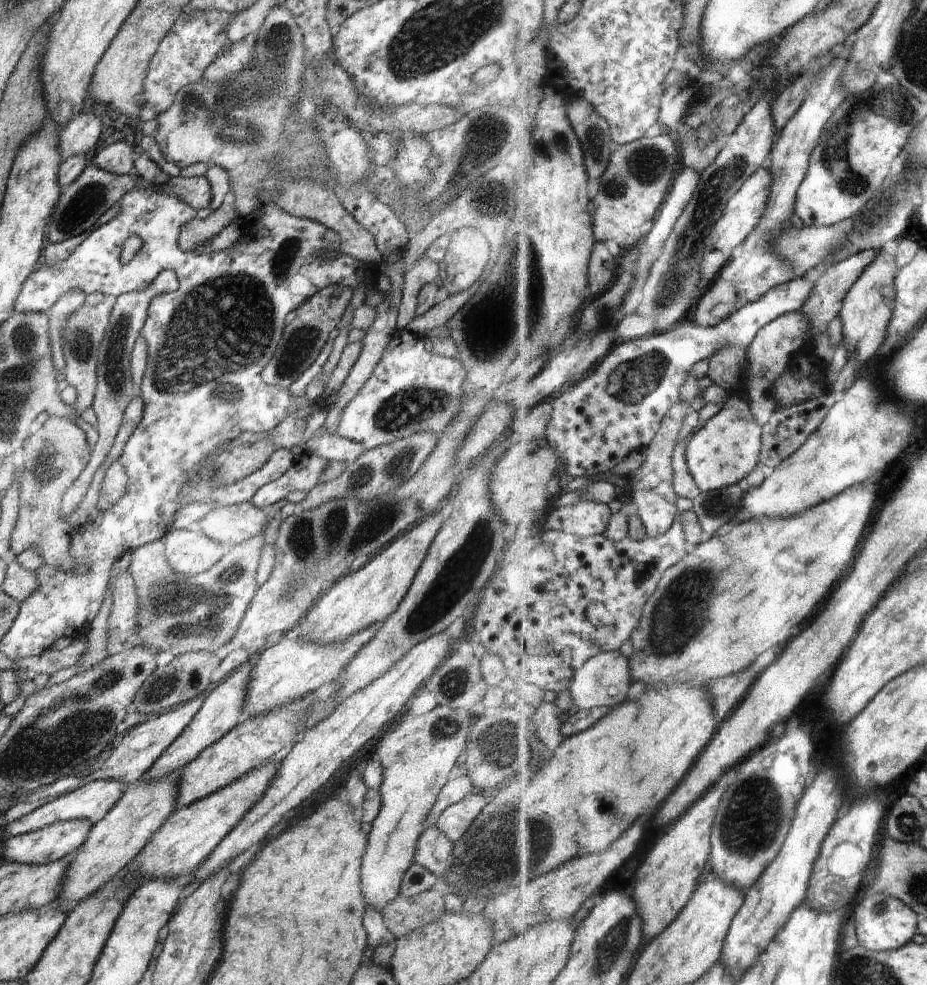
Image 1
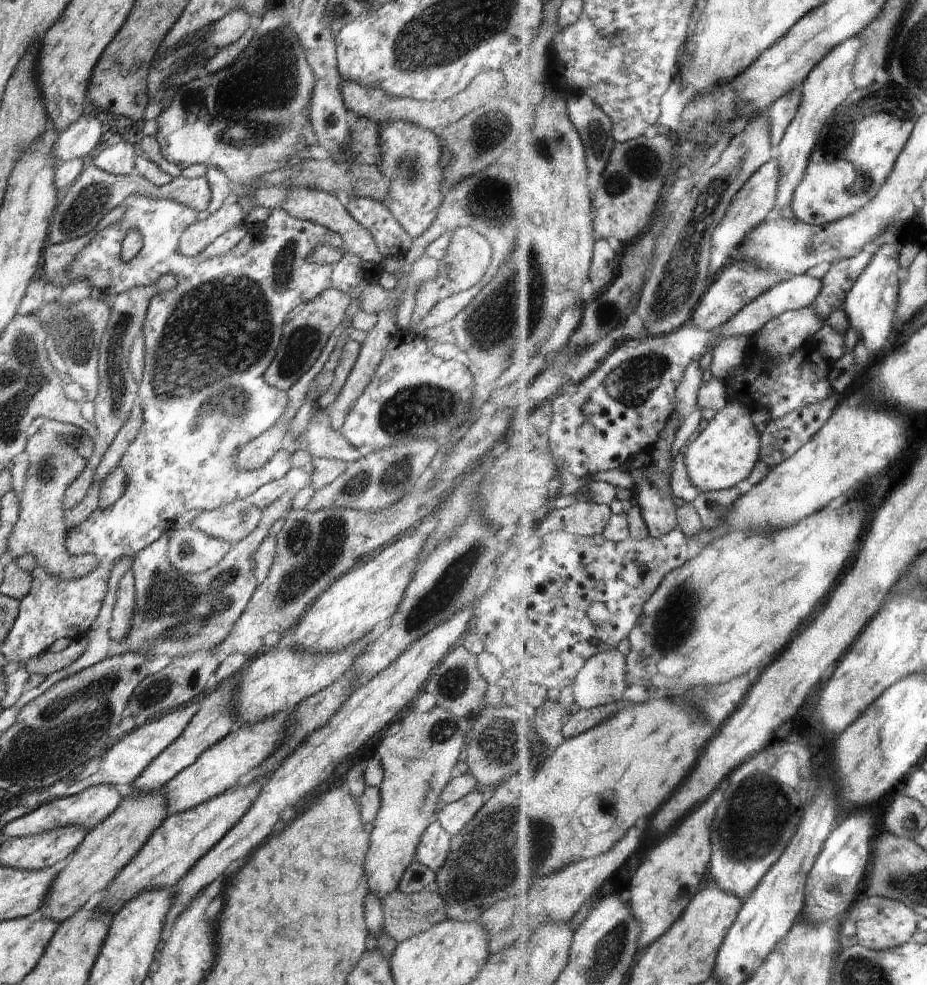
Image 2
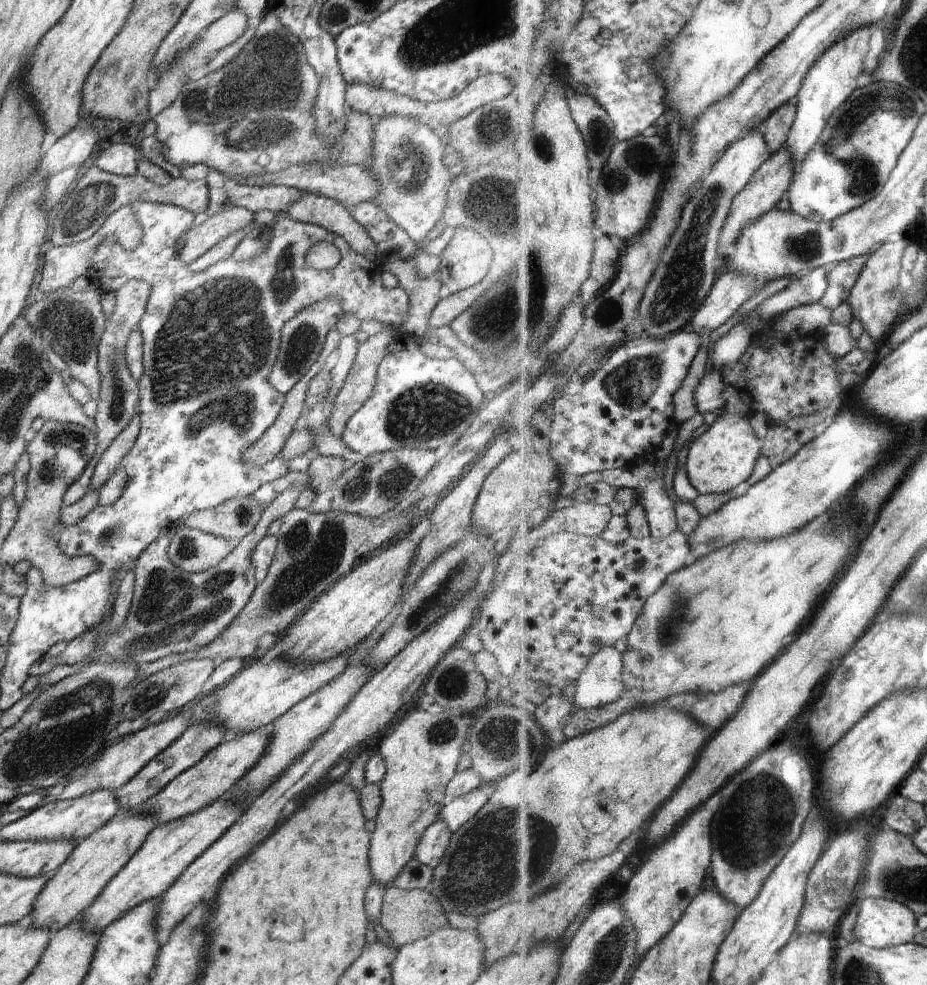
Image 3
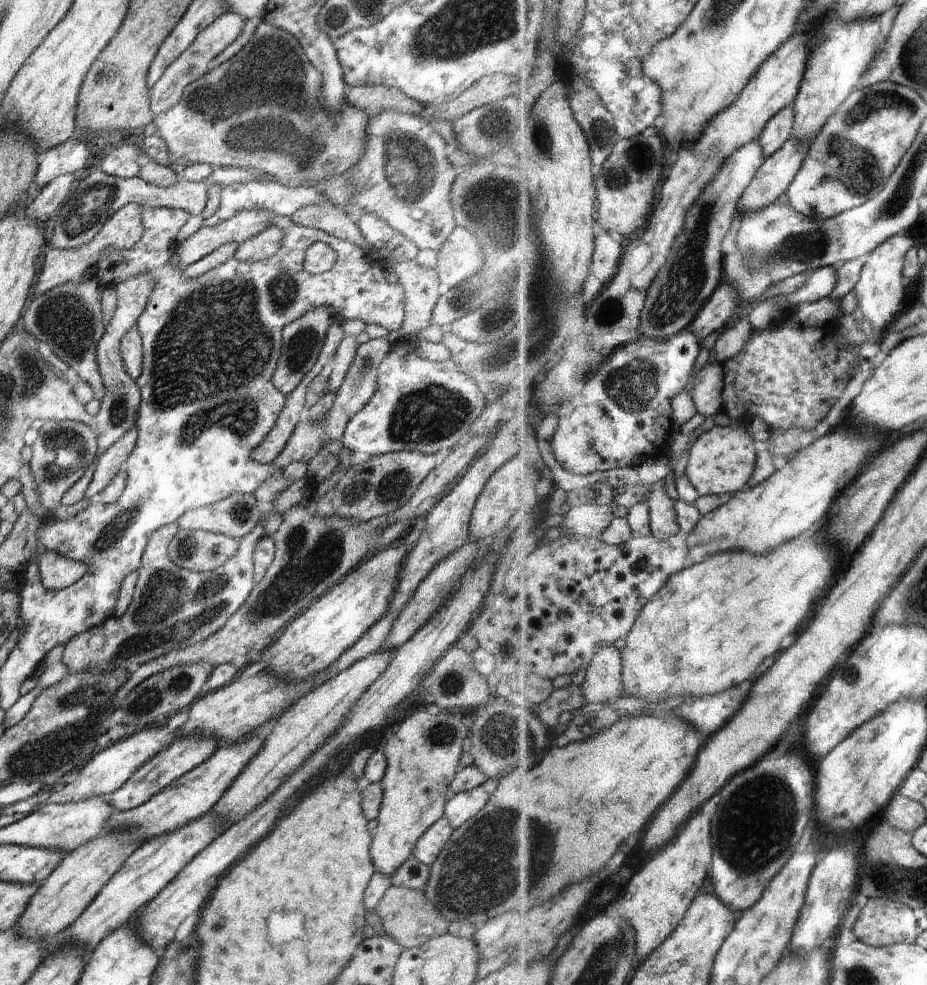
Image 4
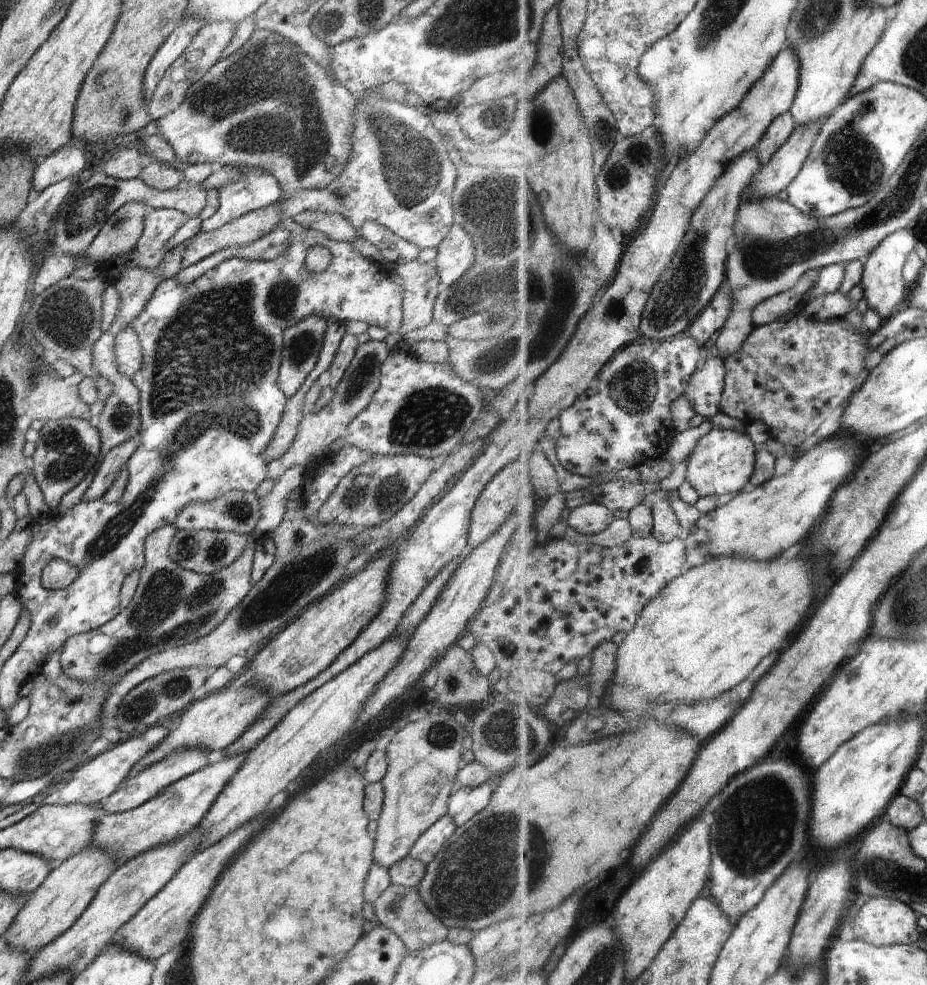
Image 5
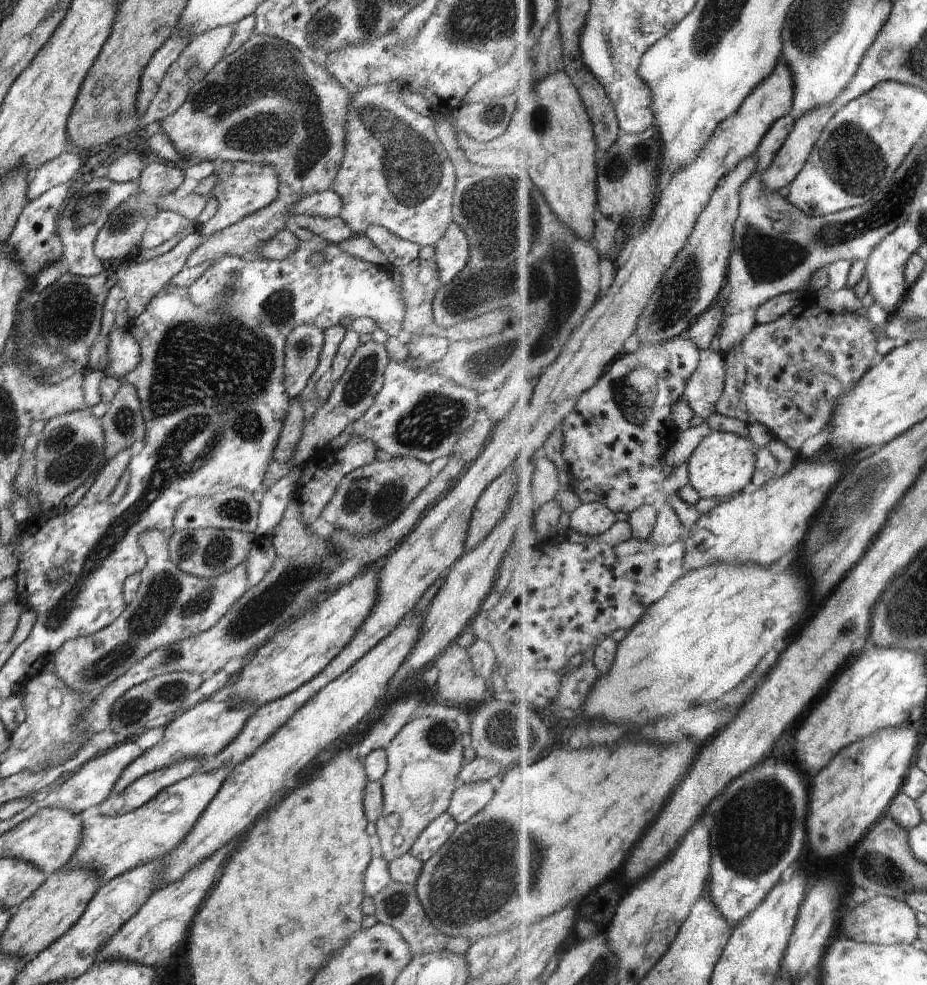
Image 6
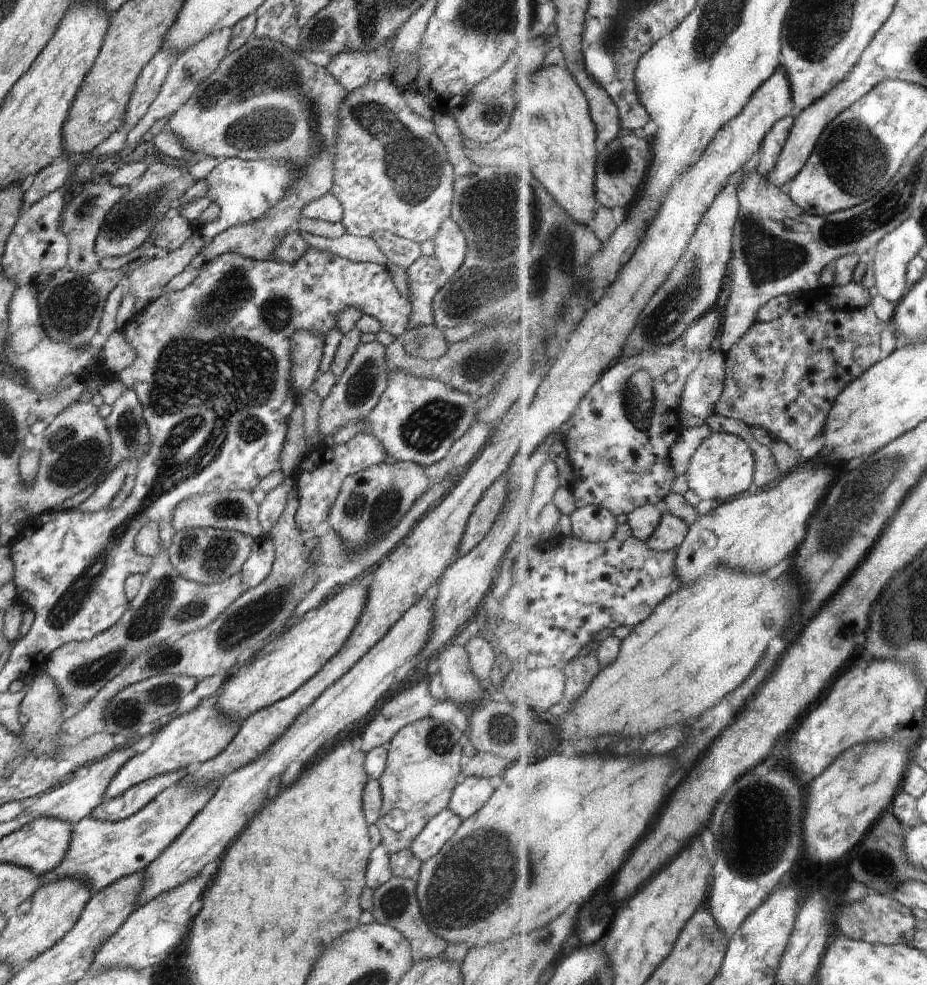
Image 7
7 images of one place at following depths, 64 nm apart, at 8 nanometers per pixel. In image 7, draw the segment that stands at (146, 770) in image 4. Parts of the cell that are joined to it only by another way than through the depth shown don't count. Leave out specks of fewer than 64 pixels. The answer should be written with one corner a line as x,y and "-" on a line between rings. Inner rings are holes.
188,770
177,773
166,773
154,777
129,788
123,795
112,800
102,801
91,813
90,817
97,821
123,821
136,814
149,802
152,802
164,789
176,784

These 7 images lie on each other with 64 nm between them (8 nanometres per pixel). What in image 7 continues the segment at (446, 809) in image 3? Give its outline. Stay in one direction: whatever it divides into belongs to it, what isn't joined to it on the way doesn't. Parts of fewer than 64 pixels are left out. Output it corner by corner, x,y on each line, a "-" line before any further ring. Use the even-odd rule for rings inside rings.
464,776
454,787
448,808
462,820
470,818
490,800
496,781
488,777

